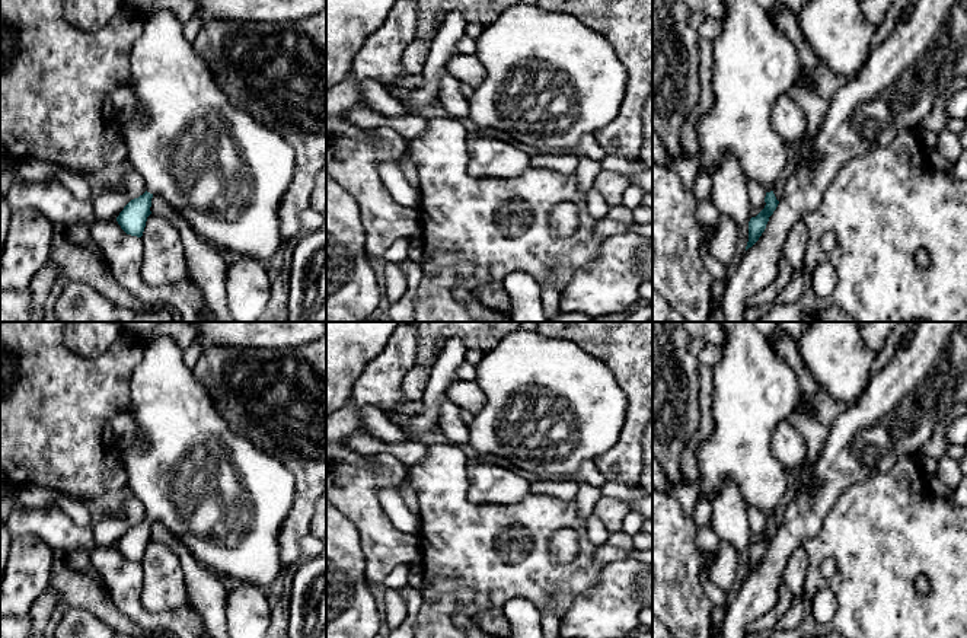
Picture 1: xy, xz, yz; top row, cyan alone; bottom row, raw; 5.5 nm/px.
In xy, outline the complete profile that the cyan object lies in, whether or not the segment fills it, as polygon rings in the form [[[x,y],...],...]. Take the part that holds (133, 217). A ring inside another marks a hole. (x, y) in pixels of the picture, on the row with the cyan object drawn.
[[[150,10],[143,15],[143,32],[131,51],[128,86],[138,101],[138,112],[122,125],[127,160],[146,182],[146,192],[131,200],[119,213],[117,221],[121,229],[127,235],[141,237],[156,194],[176,210],[200,237],[218,249],[264,264],[272,258],[283,240],[280,204],[293,179],[293,147],[277,131],[229,102],[202,58],[194,51],[194,44],[185,39],[183,23],[169,10]]]

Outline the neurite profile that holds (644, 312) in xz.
[[[652,303],[639,304],[622,322],[652,322]]]

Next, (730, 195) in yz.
[[[725,154],[712,175],[711,200],[721,216],[733,218],[737,226],[749,223],[751,202],[735,156]]]

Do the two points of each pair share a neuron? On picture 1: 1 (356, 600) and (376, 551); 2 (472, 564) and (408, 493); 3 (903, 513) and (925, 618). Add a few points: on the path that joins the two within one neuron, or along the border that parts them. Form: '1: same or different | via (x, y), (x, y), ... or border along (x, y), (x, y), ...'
1: different | border along (360, 544), (364, 560), (364, 579), (369, 583)
2: different | border along (405, 481), (415, 491), (420, 514)
3: same | via (903, 539), (903, 592)

